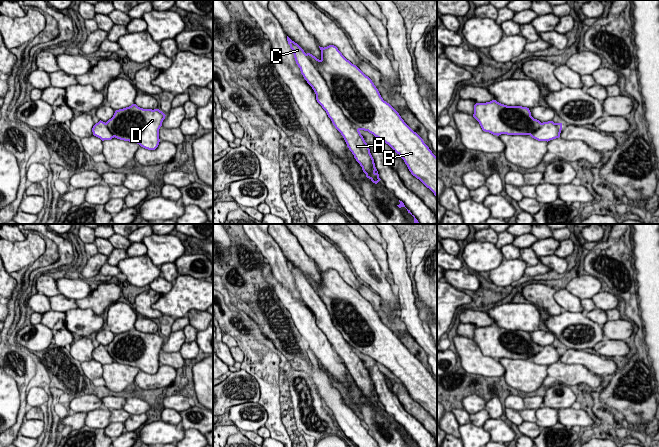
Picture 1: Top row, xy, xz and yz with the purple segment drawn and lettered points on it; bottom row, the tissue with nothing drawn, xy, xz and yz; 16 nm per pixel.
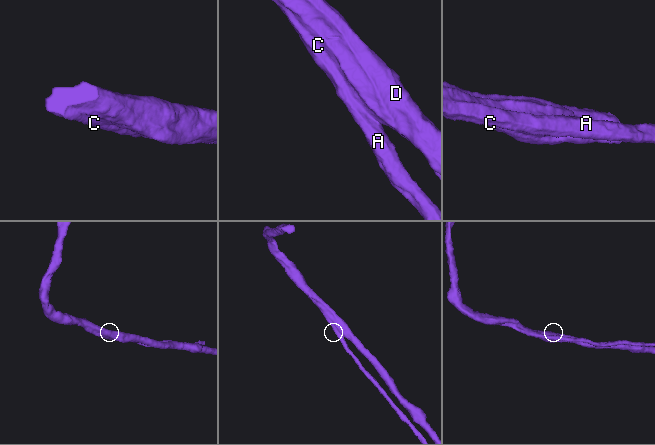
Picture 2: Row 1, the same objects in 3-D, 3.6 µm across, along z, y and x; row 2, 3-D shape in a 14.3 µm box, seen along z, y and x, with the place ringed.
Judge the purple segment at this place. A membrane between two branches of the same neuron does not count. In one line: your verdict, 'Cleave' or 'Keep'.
Keep

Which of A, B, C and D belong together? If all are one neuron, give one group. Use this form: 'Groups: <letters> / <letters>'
Groups: A B C D

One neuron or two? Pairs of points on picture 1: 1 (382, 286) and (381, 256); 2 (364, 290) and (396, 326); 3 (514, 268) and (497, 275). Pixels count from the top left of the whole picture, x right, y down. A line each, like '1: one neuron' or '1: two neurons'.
1: two neurons
2: one neuron
3: one neuron

